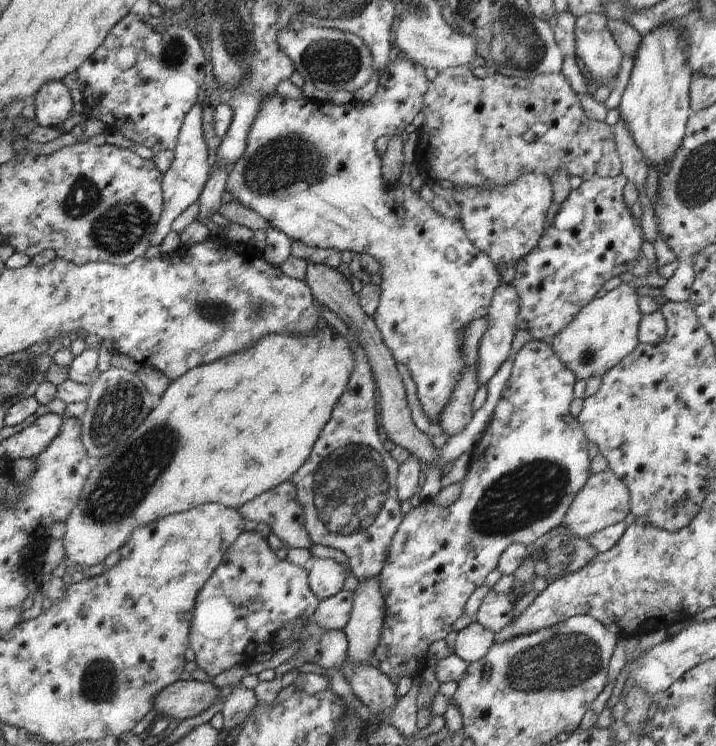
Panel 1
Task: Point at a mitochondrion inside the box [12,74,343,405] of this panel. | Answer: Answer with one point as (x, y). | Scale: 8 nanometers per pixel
(116, 228)

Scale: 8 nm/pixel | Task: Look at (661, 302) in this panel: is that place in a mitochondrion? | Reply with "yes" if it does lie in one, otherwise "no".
no

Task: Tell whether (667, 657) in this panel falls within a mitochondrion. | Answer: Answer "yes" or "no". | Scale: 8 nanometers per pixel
no

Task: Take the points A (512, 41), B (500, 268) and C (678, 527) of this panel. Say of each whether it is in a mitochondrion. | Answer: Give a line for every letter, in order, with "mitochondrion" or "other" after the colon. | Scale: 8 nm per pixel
A: mitochondrion
B: other
C: other

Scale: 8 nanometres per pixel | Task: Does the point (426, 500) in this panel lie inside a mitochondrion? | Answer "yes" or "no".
no

